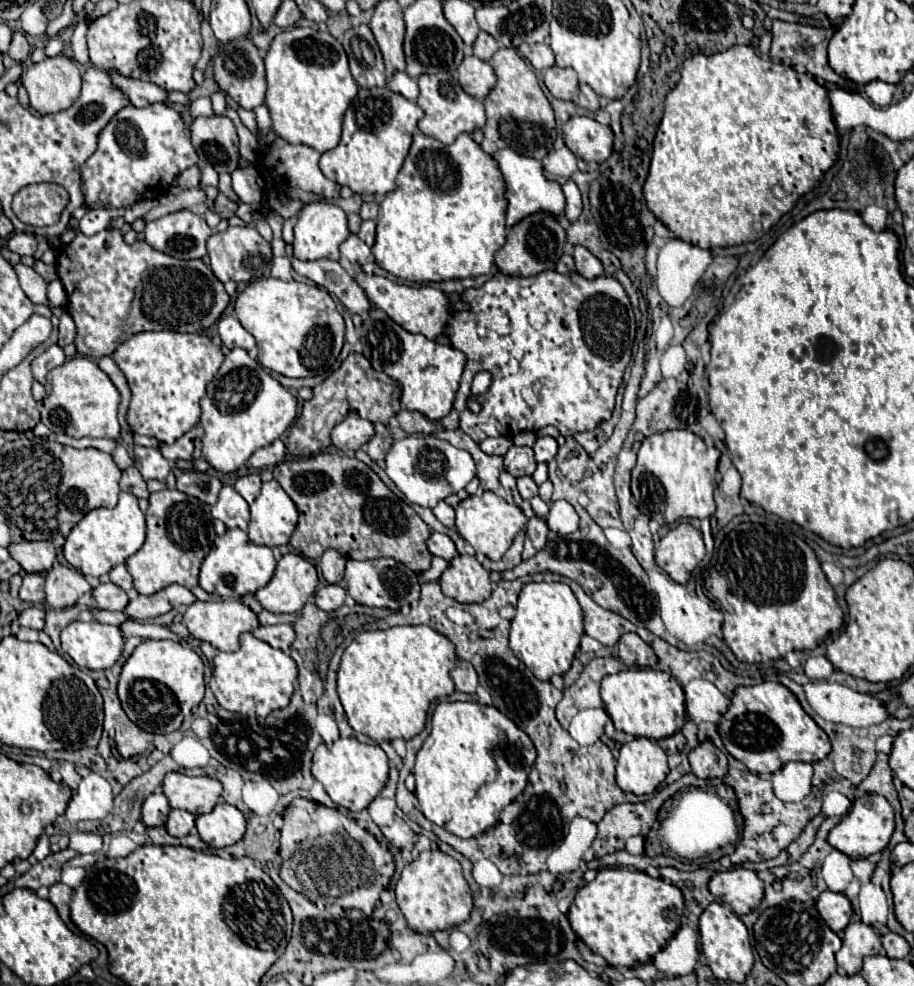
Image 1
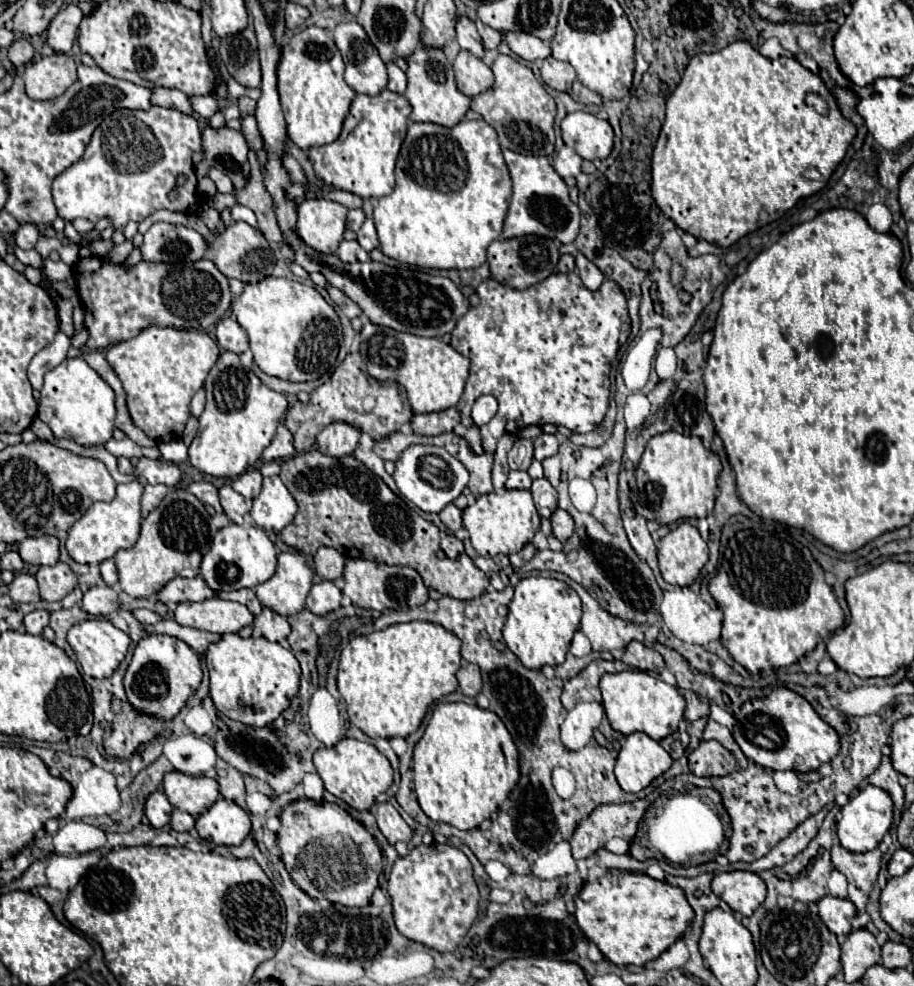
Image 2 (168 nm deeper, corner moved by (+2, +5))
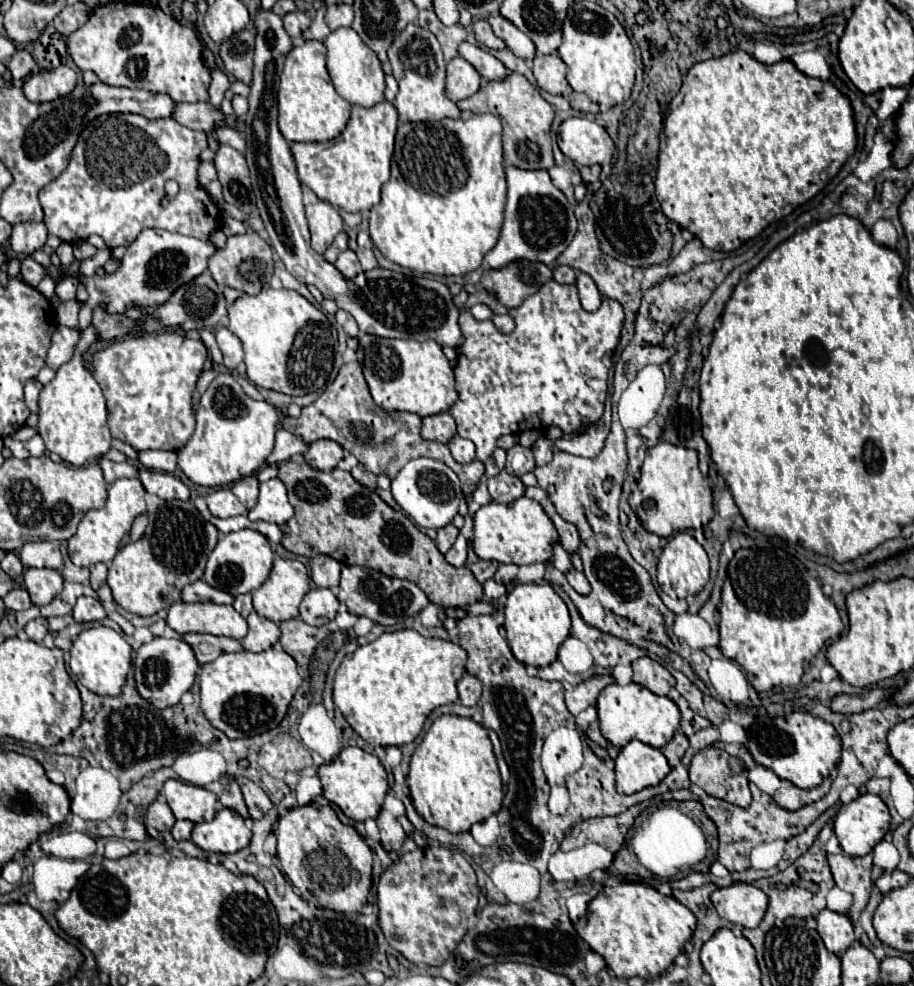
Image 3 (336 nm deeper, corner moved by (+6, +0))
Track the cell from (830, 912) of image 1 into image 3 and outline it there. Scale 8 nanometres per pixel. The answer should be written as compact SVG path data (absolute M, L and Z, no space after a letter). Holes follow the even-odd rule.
M823 909L817 915L817 933L821 935L827 951L835 955L843 953L855 941L851 919L841 913L833 913L829 909Z

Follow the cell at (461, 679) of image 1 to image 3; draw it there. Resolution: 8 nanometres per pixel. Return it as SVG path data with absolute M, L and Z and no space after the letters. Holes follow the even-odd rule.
M469 673L463 675L463 679L457 683L459 699L465 707L475 707L481 699L481 681Z

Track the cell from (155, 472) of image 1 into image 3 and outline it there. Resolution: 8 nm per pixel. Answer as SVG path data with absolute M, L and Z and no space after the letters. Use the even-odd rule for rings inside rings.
M143 469L139 473L139 479L141 479L143 487L147 489L147 493L153 493L163 501L173 501L173 499L189 501L189 487L181 479L173 477L171 473Z

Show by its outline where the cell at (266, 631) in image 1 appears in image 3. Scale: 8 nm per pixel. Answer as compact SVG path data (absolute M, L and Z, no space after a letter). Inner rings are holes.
M255 611L249 613L247 623L249 623L249 633L241 639L241 645L245 651L261 653L261 651L269 649L271 645L275 645L281 637L279 625L275 621L269 621L269 619L257 615Z

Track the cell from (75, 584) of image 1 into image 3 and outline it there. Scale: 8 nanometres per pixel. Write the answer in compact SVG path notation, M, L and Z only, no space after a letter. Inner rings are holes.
M27 569L23 573L23 579L33 605L51 603L63 587L63 577L55 569Z

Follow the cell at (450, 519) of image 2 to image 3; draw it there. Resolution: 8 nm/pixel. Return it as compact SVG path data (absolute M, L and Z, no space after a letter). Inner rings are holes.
M447 525L447 527L439 529L439 531L437 531L437 541L435 541L435 543L437 543L437 549L439 549L441 553L449 551L449 547L455 543L457 535L459 535L459 529L453 527L453 525Z

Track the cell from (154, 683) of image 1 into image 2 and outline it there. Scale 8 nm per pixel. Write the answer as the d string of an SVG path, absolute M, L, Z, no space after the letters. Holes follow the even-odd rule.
M145 636L139 640L131 664L123 676L123 686L127 692L127 700L137 710L137 714L153 716L157 720L173 720L179 710L185 706L187 698L201 684L201 660L195 650L191 650L185 642L171 636Z

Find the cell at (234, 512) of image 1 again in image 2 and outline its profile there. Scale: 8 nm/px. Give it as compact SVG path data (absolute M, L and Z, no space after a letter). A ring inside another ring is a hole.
M229 484L219 488L219 498L221 498L221 506L223 506L227 518L235 524L245 524L245 518L251 510L251 500L237 494Z

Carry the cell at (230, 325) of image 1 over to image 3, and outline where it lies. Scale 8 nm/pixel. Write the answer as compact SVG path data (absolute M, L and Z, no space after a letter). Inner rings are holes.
M227 327L217 329L215 339L217 339L217 345L219 345L221 353L223 353L223 365L225 365L229 371L235 371L237 365L243 361L241 341L239 341Z

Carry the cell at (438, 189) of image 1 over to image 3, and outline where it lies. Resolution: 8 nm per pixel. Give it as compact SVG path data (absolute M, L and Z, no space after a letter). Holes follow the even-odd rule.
M491 115L471 119L441 119L435 123L401 123L395 135L391 179L381 187L381 201L371 209L369 233L375 247L393 263L417 273L465 275L475 271L489 253L503 225L505 169L501 149L501 121Z

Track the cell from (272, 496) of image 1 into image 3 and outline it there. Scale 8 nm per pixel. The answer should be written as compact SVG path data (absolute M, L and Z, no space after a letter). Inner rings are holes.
M271 479L261 483L261 493L255 509L249 511L249 519L271 521L285 525L293 517L293 505L287 499L287 489L281 479Z

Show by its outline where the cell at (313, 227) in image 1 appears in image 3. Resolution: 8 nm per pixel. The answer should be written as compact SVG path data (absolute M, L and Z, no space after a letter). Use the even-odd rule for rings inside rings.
M327 201L307 205L305 213L311 231L311 247L317 253L323 253L333 243L333 239L343 231L343 219L339 211Z

